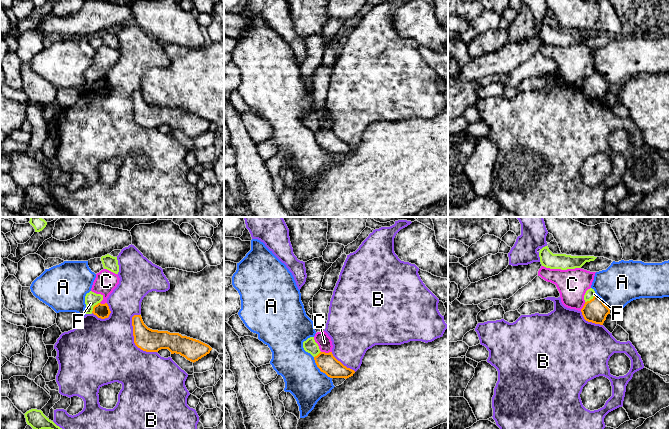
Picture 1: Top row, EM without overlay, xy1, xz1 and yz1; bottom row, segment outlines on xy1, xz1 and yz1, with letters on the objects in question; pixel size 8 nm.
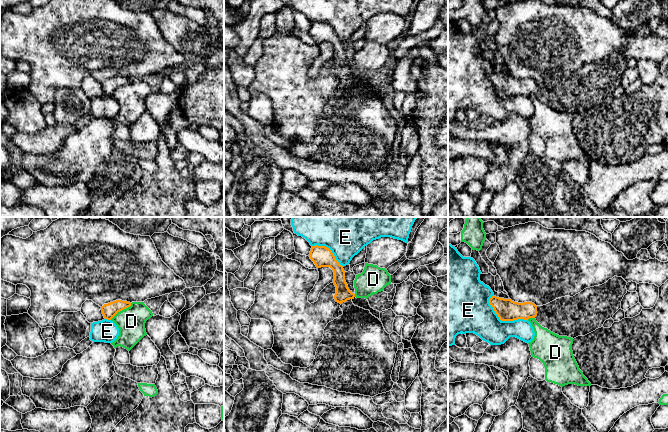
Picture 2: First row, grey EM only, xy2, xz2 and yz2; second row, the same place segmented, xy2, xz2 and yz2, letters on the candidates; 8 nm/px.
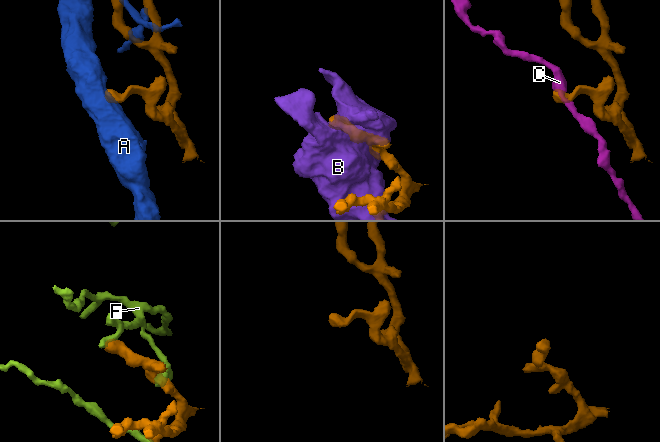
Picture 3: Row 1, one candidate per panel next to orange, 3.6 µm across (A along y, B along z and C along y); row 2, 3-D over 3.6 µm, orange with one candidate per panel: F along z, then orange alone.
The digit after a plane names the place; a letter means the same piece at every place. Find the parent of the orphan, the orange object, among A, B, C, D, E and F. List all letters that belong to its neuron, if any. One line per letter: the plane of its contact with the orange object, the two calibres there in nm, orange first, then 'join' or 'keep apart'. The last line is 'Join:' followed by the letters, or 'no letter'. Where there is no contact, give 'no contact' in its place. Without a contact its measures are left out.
A: xz1 | 160/300 nm | keep apart
B: xy1 | 180/480 nm | keep apart
C: xz1 | 160/120 nm | keep apart
D: xy2 | 120/220 nm | keep apart
E: yz2 | 180/300 nm | keep apart
F: xy1 | 120/110 nm | keep apart
Join: no letter

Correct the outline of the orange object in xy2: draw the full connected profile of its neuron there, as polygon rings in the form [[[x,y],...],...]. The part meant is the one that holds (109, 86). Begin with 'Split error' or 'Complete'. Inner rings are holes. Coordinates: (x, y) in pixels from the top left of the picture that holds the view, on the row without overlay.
Complete. [[[116,76],[101,83],[102,90],[105,95],[111,96],[118,88],[131,82],[130,78]]]

